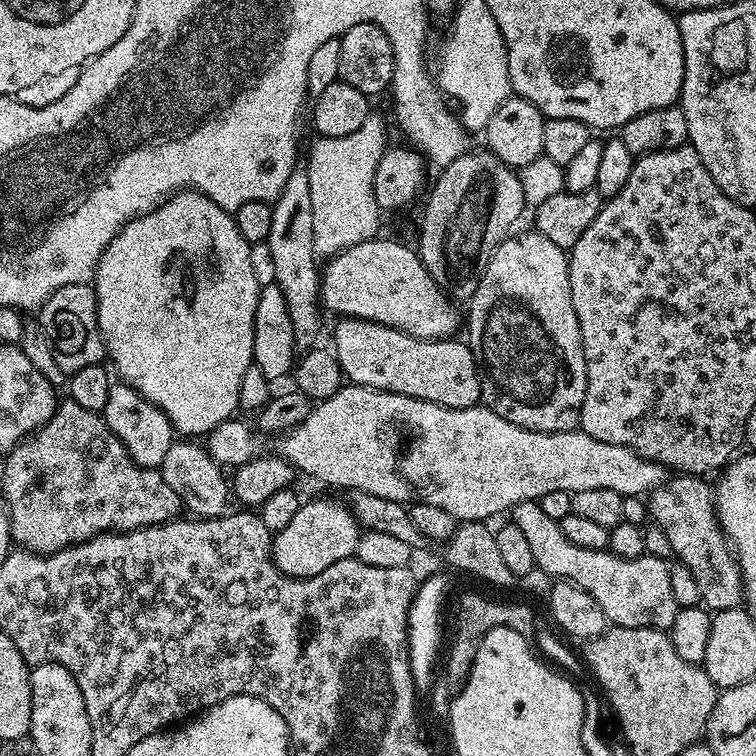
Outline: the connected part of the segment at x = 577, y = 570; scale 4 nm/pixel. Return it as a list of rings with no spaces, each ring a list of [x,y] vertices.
[[[535,500],[515,504],[510,516],[527,539],[534,553],[536,568],[551,578],[569,580],[574,586],[586,590],[586,594],[602,606],[602,614],[606,614],[609,625],[617,628],[671,629],[678,609],[670,590],[670,574],[665,561],[651,554],[618,558],[607,550],[582,550],[582,546],[574,546],[574,542],[566,538],[559,520],[546,518],[542,506]]]

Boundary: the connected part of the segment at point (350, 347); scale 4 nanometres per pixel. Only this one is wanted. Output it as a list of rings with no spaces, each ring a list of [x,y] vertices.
[[[353,316],[335,321],[330,347],[335,352],[340,369],[351,383],[361,384],[364,388],[377,388],[379,392],[406,394],[410,398],[422,398],[447,408],[475,408],[480,399],[480,370],[467,343],[460,338],[447,340],[423,340],[414,338],[397,328],[382,326],[378,322],[359,320]]]

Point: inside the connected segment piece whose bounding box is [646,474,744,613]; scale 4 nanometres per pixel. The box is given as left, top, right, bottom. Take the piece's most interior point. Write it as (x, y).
(684, 509)

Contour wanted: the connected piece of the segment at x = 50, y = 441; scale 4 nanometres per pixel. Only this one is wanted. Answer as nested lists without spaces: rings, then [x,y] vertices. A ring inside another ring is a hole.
[[[70,398],[61,399],[56,413],[31,436],[21,440],[7,456],[2,494],[8,503],[10,530],[13,541],[29,552],[47,554],[81,544],[104,532],[149,528],[177,519],[182,512],[178,494],[166,486],[160,471],[138,466],[130,458],[126,446],[122,446],[110,426],[106,426],[103,415],[78,406],[78,402]]]

